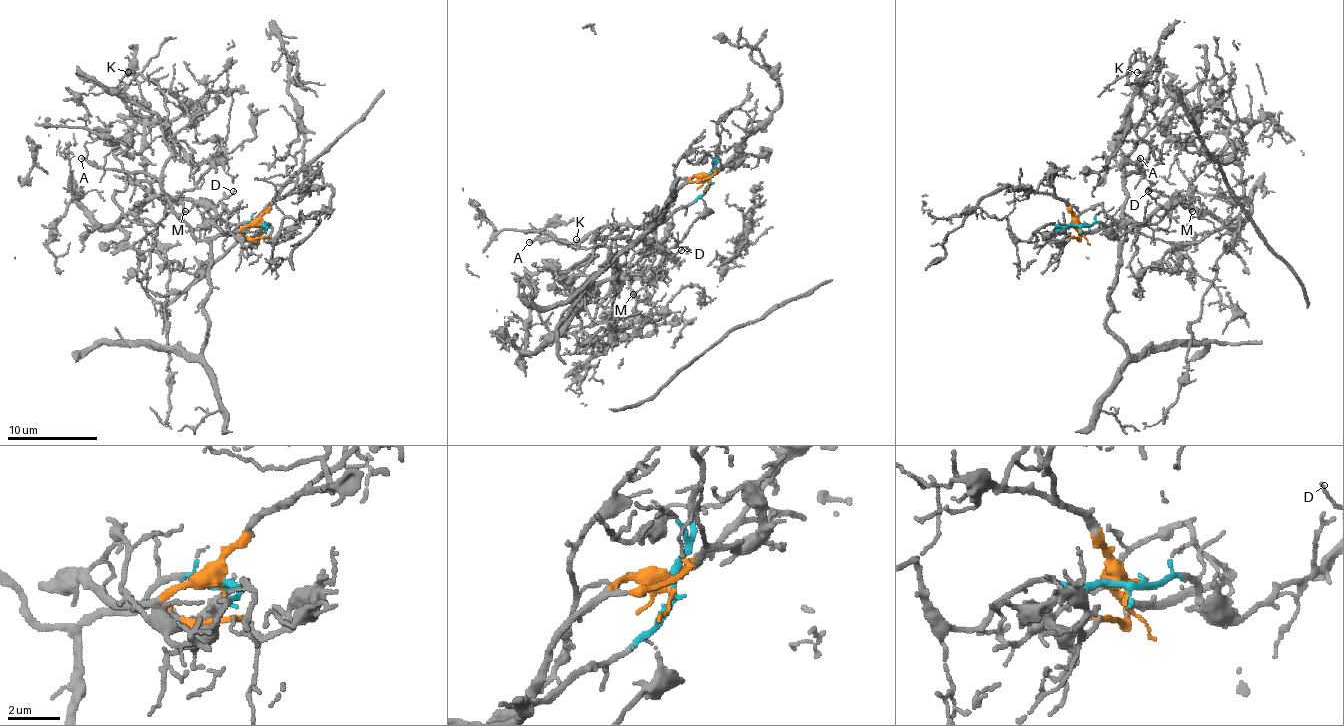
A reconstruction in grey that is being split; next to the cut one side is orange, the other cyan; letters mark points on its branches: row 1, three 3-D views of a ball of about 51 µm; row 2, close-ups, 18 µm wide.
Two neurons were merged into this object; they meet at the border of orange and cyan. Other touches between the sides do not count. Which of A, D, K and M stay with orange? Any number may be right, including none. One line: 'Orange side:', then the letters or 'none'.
Orange side: D, M

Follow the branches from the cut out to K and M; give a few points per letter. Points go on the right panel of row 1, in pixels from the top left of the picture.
K: (1078, 226), (1100, 224), (1107, 233), (1125, 240), (1125, 168), (1147, 123), (1145, 73), (1136, 73)
M: (1078, 226), (1091, 231), (1118, 224), (1143, 224), (1159, 208), (1181, 201), (1192, 210)

